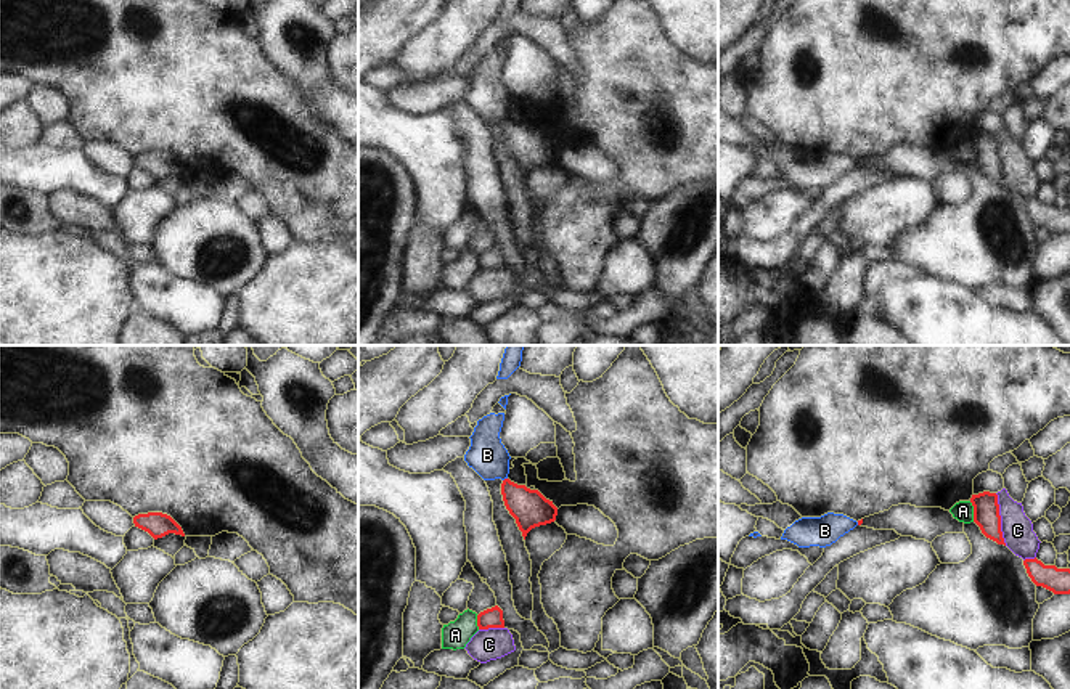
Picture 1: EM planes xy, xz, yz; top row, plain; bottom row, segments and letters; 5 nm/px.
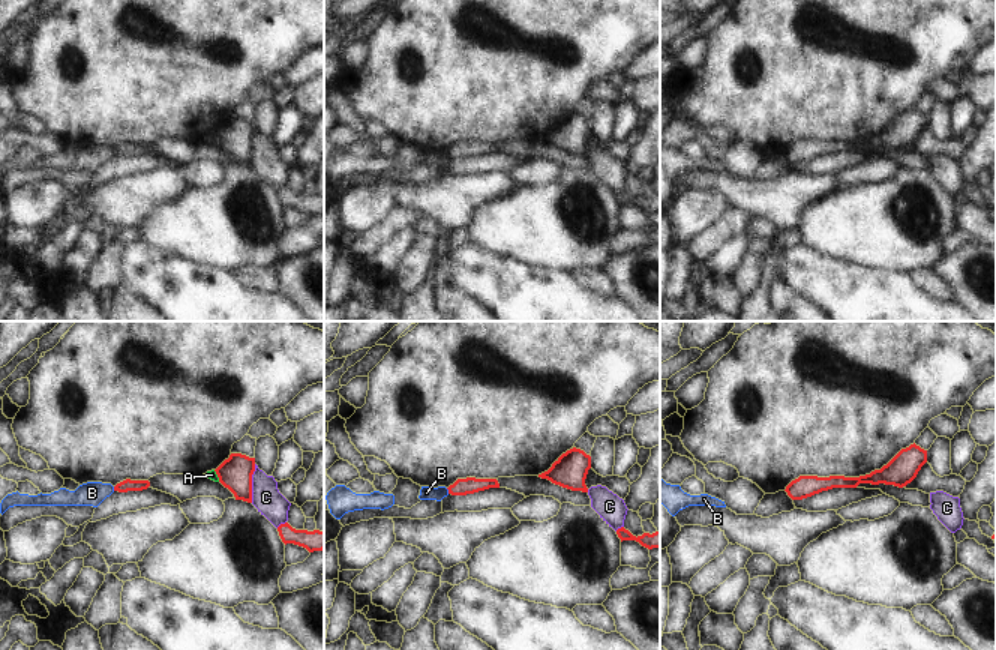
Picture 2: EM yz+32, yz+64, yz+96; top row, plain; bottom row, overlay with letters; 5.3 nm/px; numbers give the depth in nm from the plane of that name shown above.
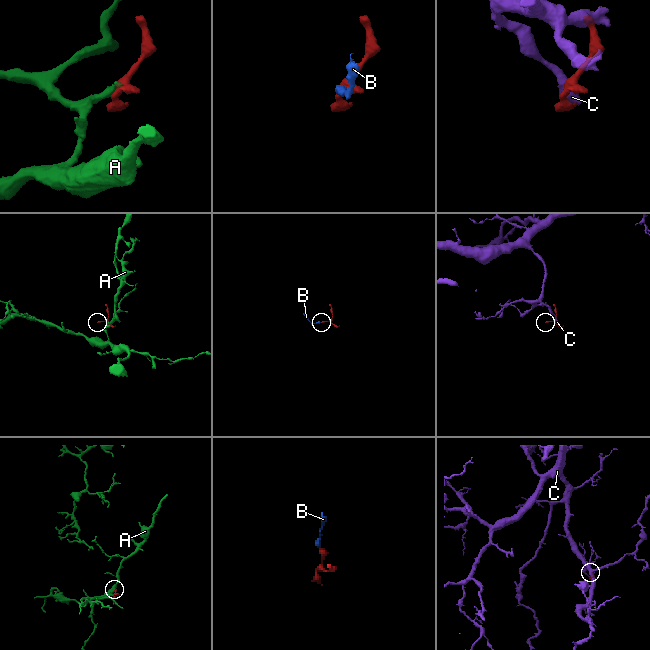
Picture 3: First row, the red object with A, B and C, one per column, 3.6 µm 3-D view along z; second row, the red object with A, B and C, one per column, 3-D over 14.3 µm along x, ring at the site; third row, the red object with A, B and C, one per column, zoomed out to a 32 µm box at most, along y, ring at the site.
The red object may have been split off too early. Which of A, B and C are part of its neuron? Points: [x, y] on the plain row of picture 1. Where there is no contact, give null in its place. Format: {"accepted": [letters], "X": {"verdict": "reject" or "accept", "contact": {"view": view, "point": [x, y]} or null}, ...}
{"accepted": [], "A": {"verdict": "reject", "contact": {"view": "yz", "point": [974, 151]}}, "B": {"verdict": "reject", "contact": {"view": "xz", "point": [505, 119]}}, "C": {"verdict": "reject", "contact": {"view": "yz", "point": [1000, 159]}}}

